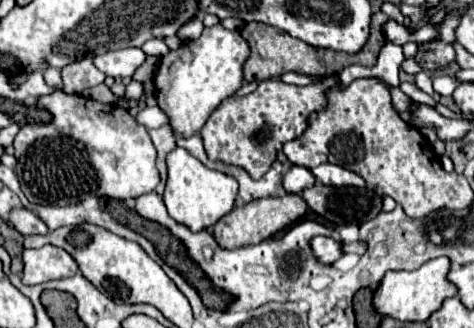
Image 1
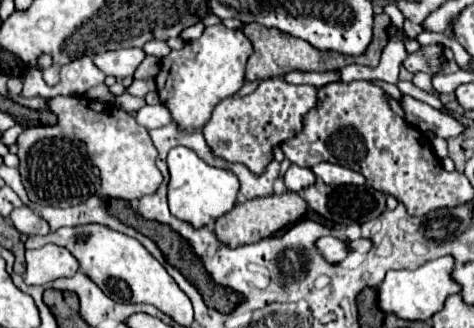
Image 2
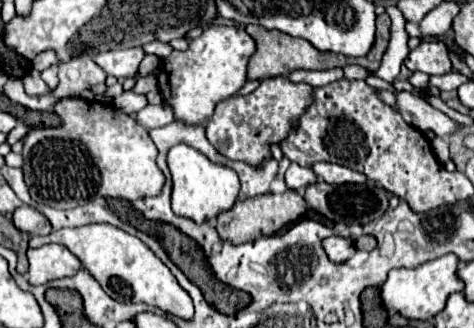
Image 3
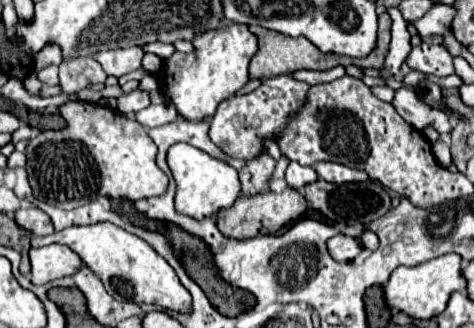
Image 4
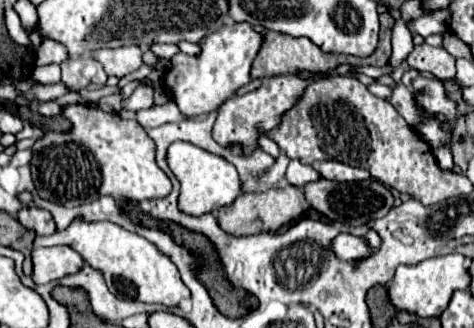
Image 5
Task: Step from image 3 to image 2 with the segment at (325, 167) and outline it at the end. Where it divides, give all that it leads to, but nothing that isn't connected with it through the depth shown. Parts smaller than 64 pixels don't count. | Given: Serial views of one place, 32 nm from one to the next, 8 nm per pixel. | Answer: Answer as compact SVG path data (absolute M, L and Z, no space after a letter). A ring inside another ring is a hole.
M322 162L322 164L316 164L312 168L312 172L326 184L334 184L334 186L340 186L340 184L358 184L362 186L366 180L364 176L360 176L360 172L354 172L350 168L344 168L340 164L330 164L330 162Z

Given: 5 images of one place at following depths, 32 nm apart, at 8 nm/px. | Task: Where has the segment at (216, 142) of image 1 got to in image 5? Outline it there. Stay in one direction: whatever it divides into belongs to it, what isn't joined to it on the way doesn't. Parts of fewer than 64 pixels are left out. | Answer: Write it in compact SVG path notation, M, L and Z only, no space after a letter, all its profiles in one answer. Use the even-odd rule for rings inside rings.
M292 74L290 76L274 76L274 78L264 78L262 86L250 94L228 98L224 102L224 106L220 108L218 120L214 124L214 138L220 144L240 142L246 152L252 150L258 142L258 136L262 136L262 130L276 128L280 124L282 114L300 100L306 86L308 86L306 80L292 76Z

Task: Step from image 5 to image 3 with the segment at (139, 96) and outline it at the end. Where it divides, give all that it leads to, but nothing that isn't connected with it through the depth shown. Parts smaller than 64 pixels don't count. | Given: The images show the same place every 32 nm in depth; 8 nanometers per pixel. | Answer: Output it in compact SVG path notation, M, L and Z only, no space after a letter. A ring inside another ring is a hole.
M124 92L122 96L114 98L114 106L120 108L126 114L136 114L144 106L148 106L146 94L136 94L136 92Z

